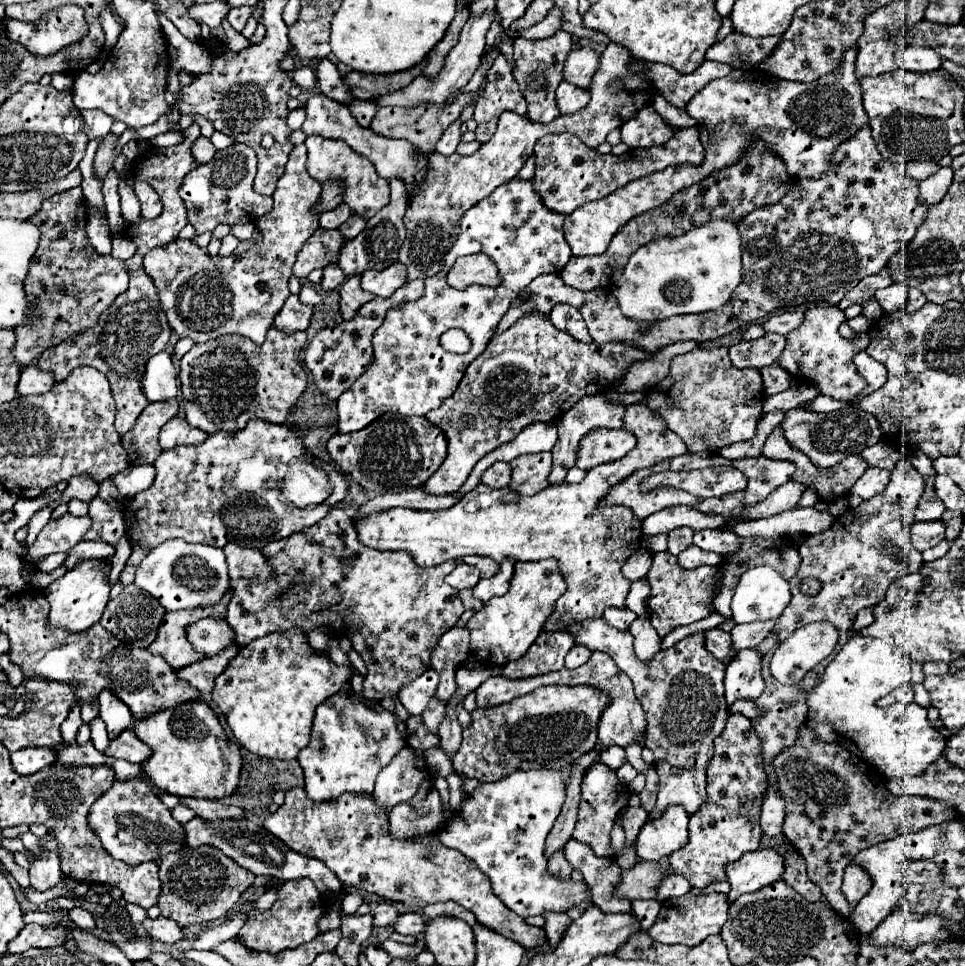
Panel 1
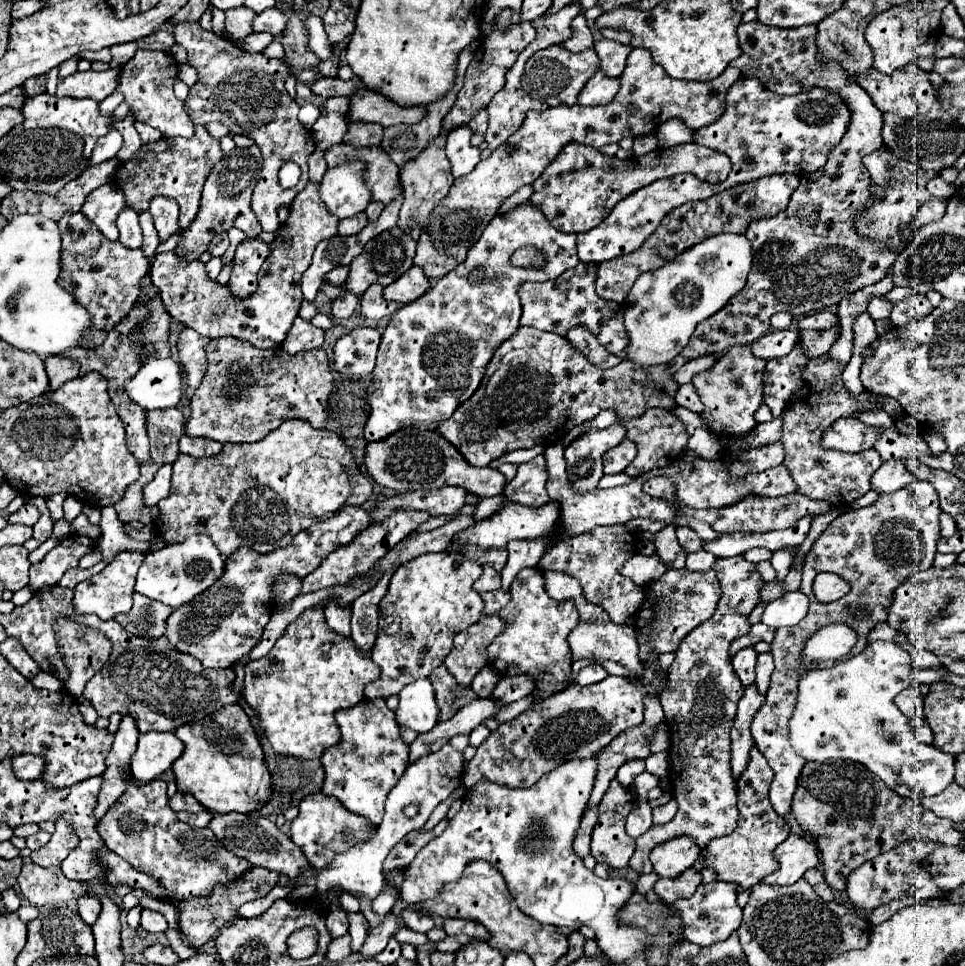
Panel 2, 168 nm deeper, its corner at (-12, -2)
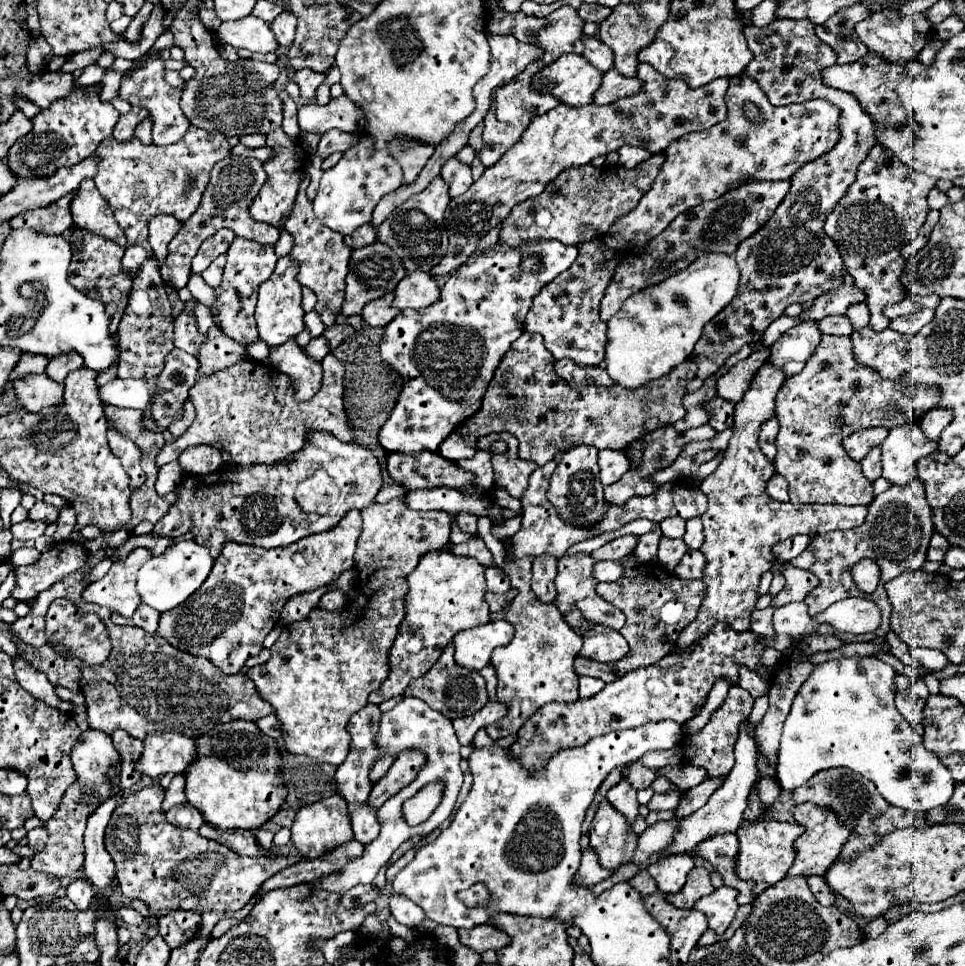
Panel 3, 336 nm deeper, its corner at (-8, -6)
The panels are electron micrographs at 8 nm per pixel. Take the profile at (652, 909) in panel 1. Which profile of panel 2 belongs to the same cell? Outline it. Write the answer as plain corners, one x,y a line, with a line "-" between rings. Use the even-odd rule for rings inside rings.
651,872
651,874
641,874
639,876
639,880
635,882
635,886
637,886
637,892
643,892
645,894
645,898
649,898
649,902
657,902
659,898
657,898
657,894
653,892
653,886
655,886
655,882
659,880
659,876
655,874
655,872

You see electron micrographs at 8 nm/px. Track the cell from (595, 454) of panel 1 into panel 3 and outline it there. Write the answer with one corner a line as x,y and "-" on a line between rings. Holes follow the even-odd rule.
599,450
599,468
601,468
601,482
613,484
629,470
629,458
625,450

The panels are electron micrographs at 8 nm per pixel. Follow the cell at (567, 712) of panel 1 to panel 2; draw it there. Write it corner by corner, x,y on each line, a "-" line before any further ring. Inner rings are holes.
607,676
591,686
571,684
561,694
535,702
521,716
491,732
491,736
477,748
475,758
465,764
463,784
471,788
485,778
513,788
529,788
561,762
593,756
609,746
609,742
623,730
639,726
643,722
645,696
659,696
665,686
665,678
655,678
651,684
643,684
623,676

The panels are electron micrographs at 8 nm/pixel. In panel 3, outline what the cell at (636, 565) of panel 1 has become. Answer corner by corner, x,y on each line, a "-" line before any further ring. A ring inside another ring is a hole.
605,560
595,564
595,578
599,582
615,582
623,576
623,564
619,560

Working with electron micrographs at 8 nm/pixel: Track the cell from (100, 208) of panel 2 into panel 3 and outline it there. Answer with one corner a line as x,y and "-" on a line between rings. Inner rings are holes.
93,180
81,182
79,194
71,204
71,214
73,214
73,226
87,228
99,236
105,236
107,240
117,242
123,248
127,246
125,232
119,228
117,220
113,218
109,202
101,198

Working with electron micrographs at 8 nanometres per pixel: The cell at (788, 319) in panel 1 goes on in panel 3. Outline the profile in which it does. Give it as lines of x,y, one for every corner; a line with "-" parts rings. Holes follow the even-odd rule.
829,316
829,318
823,318
817,322
819,330
823,334
837,334
837,336
851,336
853,328
851,328
851,322
847,316

